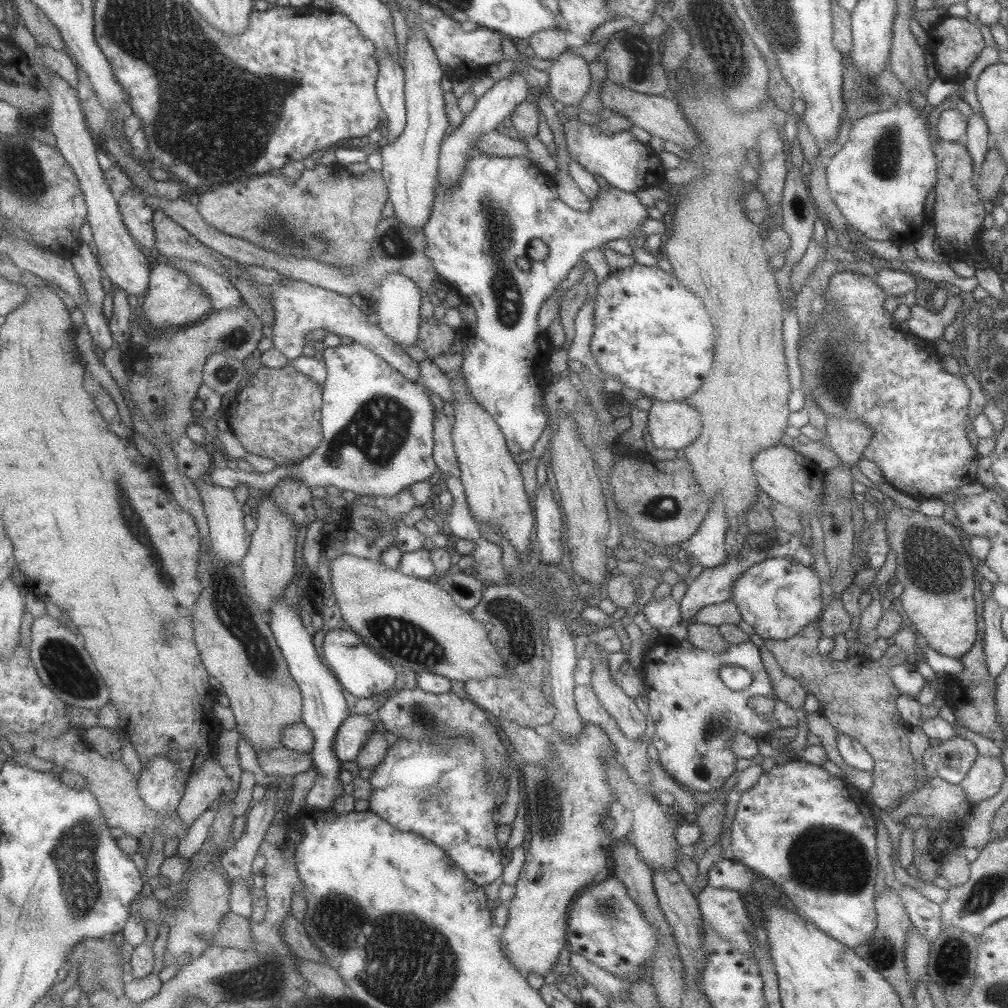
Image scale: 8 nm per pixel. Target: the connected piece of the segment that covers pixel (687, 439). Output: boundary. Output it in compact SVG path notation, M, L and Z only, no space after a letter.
M653 400L647 412L645 430L657 448L681 450L695 440L701 427L699 412L685 400Z

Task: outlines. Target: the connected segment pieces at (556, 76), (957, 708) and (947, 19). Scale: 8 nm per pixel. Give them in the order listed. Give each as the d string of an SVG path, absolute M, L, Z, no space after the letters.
M563 51L551 60L545 71L548 74L548 93L564 106L578 105L587 93L590 72L587 63L573 52Z
M978 633L978 637L973 642L973 646L967 650L959 661L963 663L963 671L959 675L944 676L942 680L945 684L944 698L946 704L952 709L957 725L963 726L973 733L1000 743L1007 736L996 720L994 693L996 692L995 680L987 672L985 666L985 655L983 650L983 633Z
M945 14L925 31L941 77L963 74L984 48L979 28L963 17Z

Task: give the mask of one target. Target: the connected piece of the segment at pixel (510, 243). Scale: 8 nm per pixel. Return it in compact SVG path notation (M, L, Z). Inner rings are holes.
M479 154L465 162L457 184L453 184L451 189L445 191L441 184L437 186L431 215L422 229L426 243L424 256L436 275L454 286L463 301L475 310L473 336L458 342L458 350L463 354L460 376L465 380L475 402L498 424L509 454L518 456L520 452L532 450L546 421L542 410L542 394L551 348L545 333L536 324L539 306L582 260L586 250L602 248L604 243L611 240L631 237L648 215L645 206L640 204L633 193L611 186L600 188L598 198L591 201L592 209L589 212L581 213L568 208L557 197L552 177L527 156ZM531 240L541 240L547 246L547 257L529 261L530 268L524 272L517 268L515 261L525 257Z

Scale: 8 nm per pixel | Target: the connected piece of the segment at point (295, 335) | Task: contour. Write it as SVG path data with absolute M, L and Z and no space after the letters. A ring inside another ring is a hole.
M284 278L283 282L277 282L273 287L275 290L271 292L270 301L274 318L272 347L283 354L288 362L301 356L301 348L305 345L305 334L315 330L325 330L372 350L407 380L414 383L420 382L417 361L410 358L403 349L387 338L376 326L376 323L365 315L365 312L359 310L349 301L348 296L307 284L305 281L289 278Z

